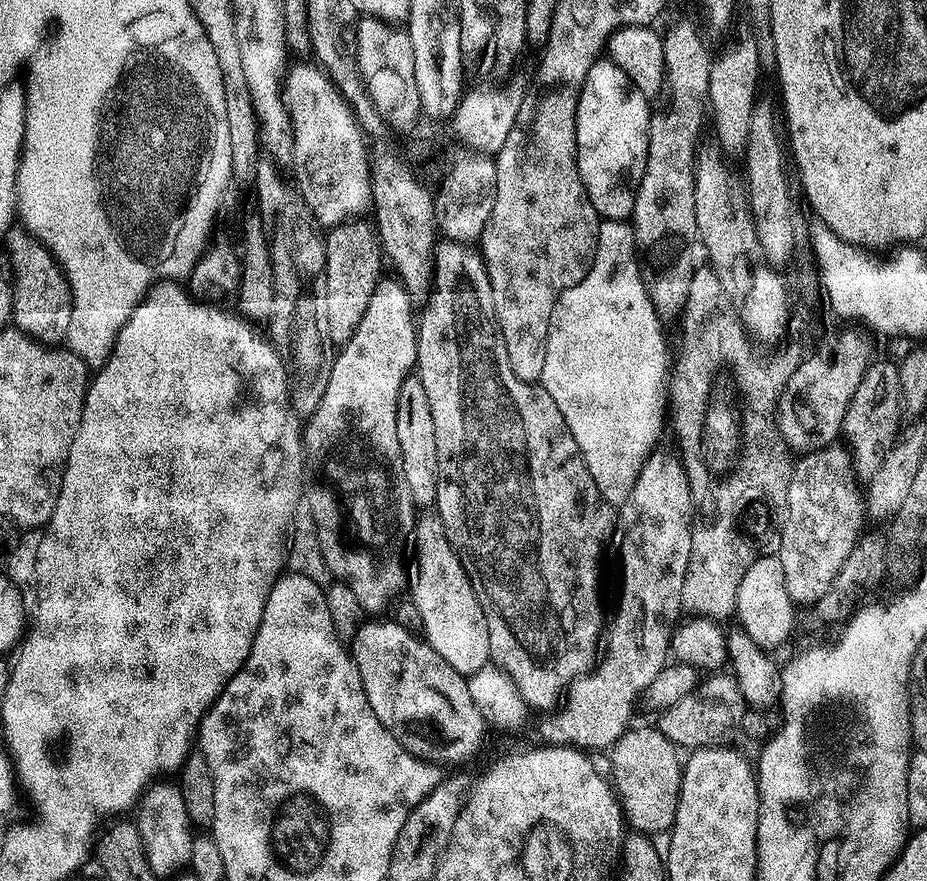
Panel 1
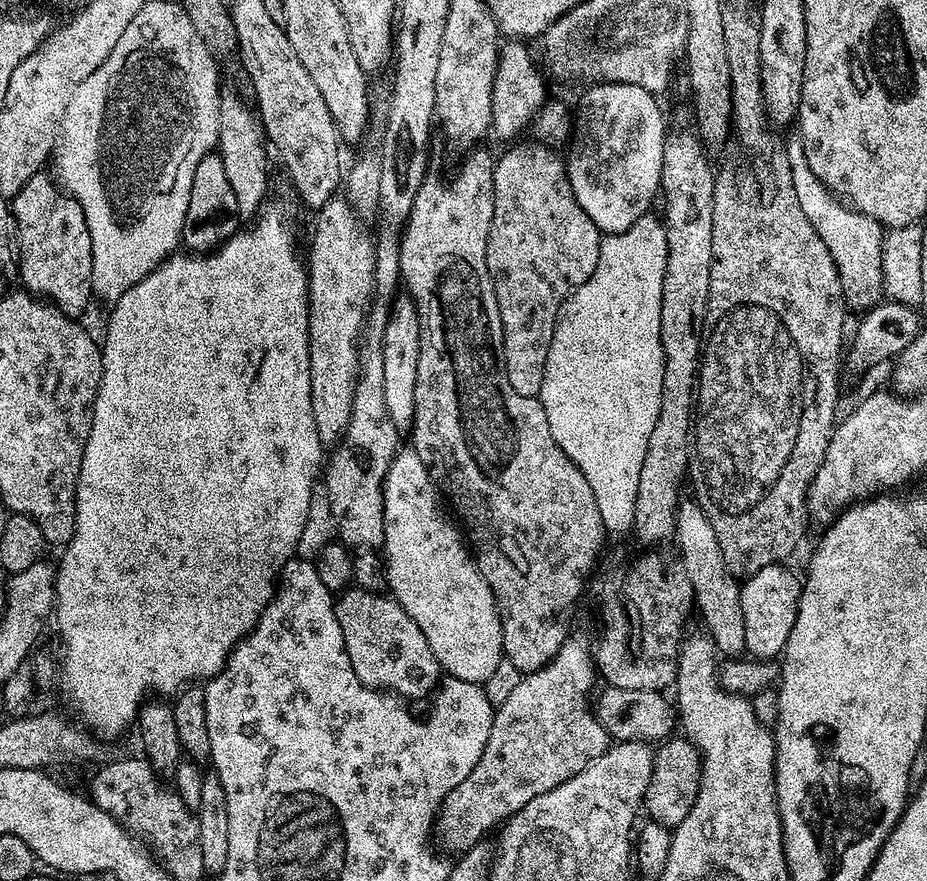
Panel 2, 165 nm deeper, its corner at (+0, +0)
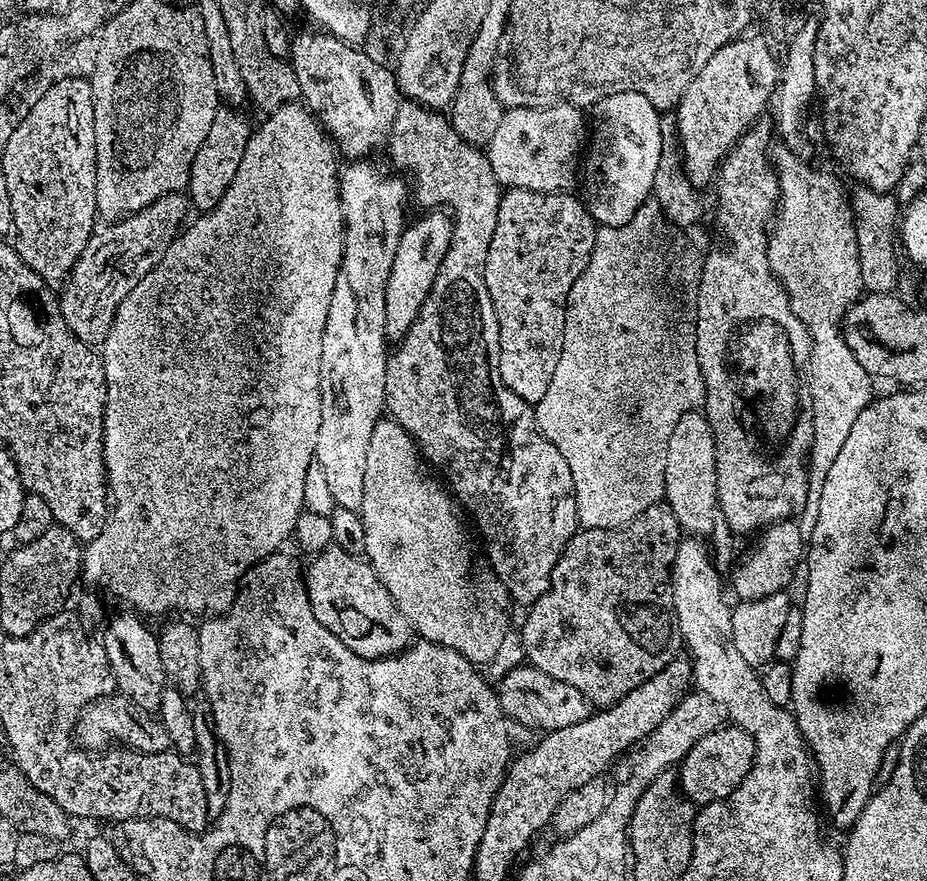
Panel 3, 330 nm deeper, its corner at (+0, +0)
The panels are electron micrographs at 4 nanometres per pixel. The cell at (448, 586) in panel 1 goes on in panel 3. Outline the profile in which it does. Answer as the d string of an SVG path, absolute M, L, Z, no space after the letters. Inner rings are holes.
M382 418L379 420L374 426L374 434L370 434L370 446L366 446L366 482L362 486L362 506L359 510L360 520L364 527L362 539L364 539L365 553L363 552L363 555L378 574L382 586L386 586L390 598L394 598L398 610L402 610L402 614L408 619L408 623L412 625L417 637L446 646L450 650L462 654L470 663L483 666L491 662L494 654L498 654L500 647L509 639L508 612L504 609L505 597L502 595L501 589L498 587L495 579L485 571L479 559L476 561L472 557L472 548L468 545L468 536L464 533L464 528L460 525L460 520L456 517L456 512L458 513L458 508L454 503L453 497L446 491L445 485L426 467L420 450L410 438L410 434L406 434L406 430L402 430L402 426L391 418Z

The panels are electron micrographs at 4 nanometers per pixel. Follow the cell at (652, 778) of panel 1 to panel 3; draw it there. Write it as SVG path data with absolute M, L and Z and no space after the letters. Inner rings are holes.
M721 726L706 734L706 738L698 738L678 765L678 783L684 799L693 806L703 806L734 794L742 778L750 774L755 749L752 736L735 726Z

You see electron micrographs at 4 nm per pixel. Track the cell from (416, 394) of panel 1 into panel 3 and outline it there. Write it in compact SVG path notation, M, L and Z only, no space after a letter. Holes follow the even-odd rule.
M428 210L416 221L405 227L402 238L398 242L398 250L394 250L394 262L390 262L390 278L386 278L386 334L389 341L399 342L414 326L414 318L422 310L430 290L434 286L434 278L438 278L438 270L442 270L442 258L446 258L446 250L450 250L452 241L452 217L444 210Z

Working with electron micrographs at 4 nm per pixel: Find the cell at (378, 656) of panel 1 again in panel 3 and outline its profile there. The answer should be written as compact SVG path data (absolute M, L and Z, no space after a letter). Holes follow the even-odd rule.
M337 546L328 547L324 552L313 555L310 560L312 565L309 568L307 565L306 571L303 573L304 586L308 590L308 601L314 614L321 618L332 616L330 627L339 640L346 642L346 646L350 646L350 650L354 650L354 654L358 654L362 658L381 660L403 652L409 644L413 643L414 629L402 614L402 610L398 610L394 598L390 598L386 586L382 586L382 582L371 564L367 559L357 556L351 556L346 549L337 548Z

